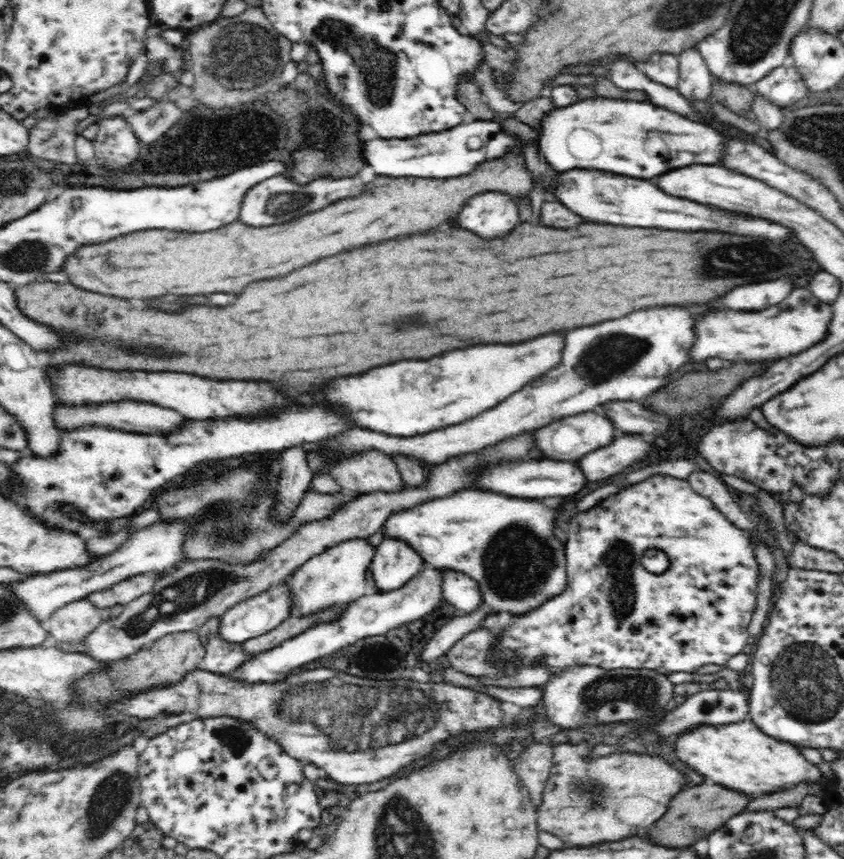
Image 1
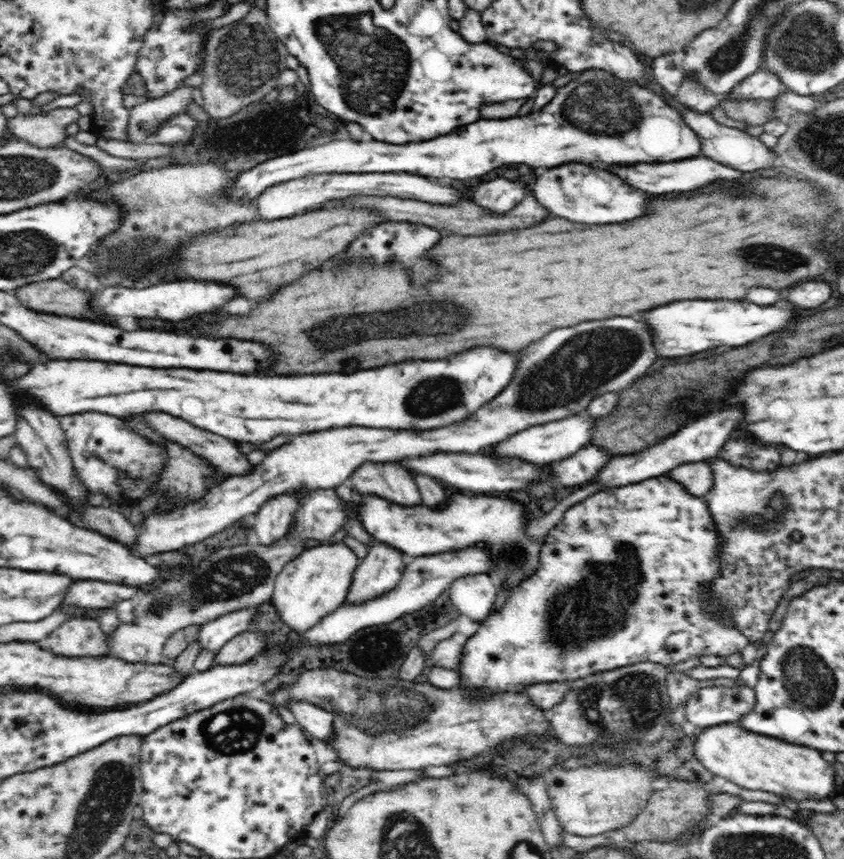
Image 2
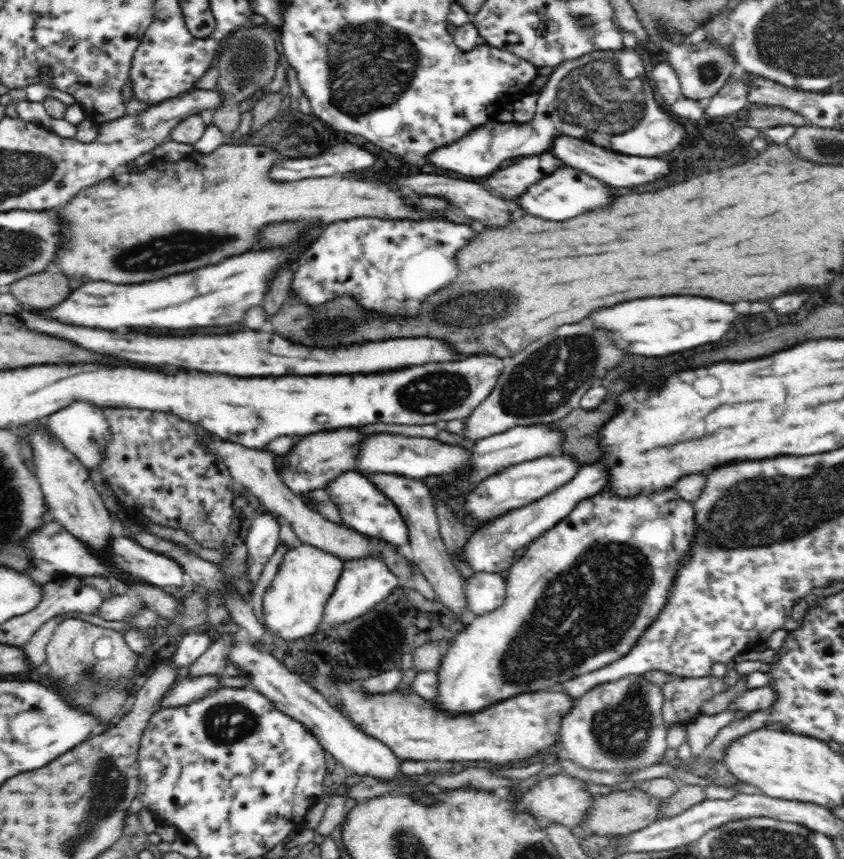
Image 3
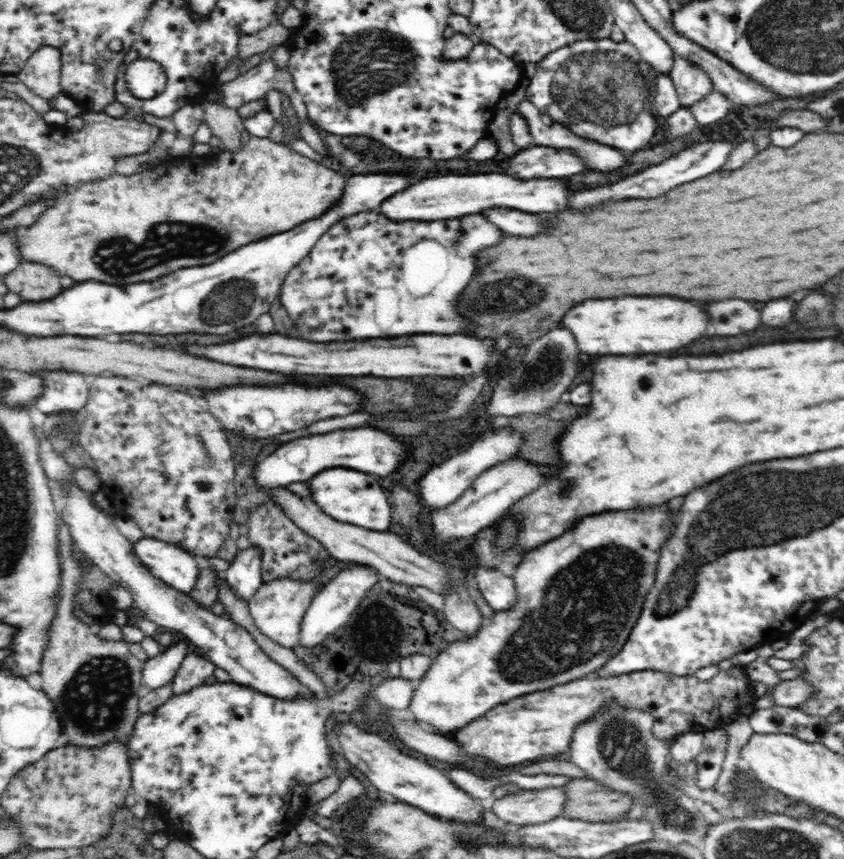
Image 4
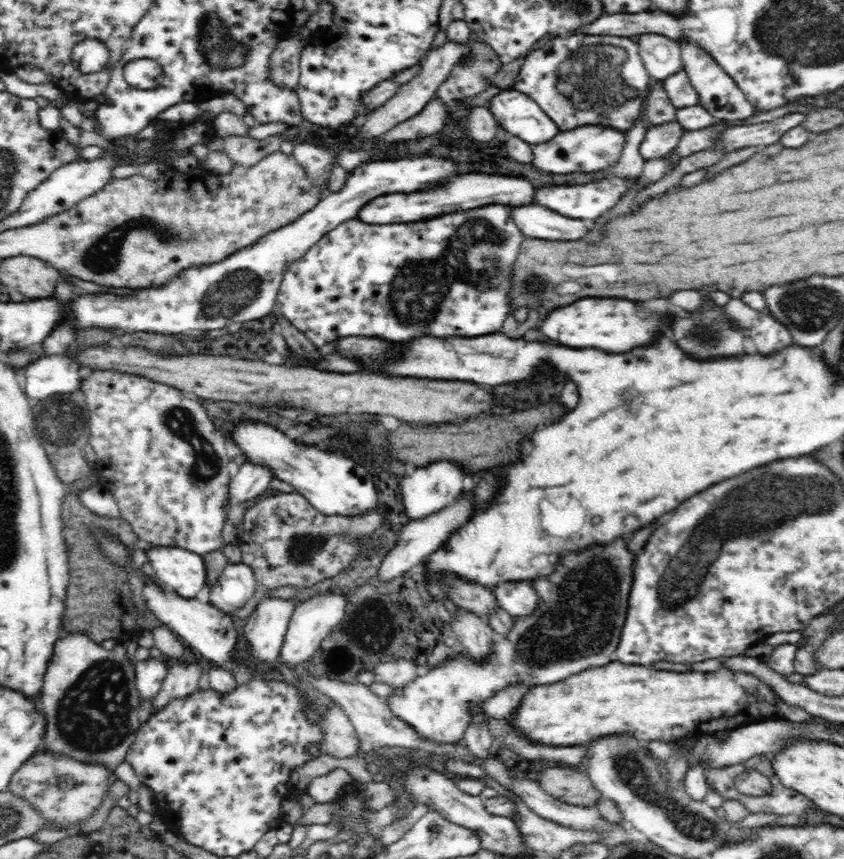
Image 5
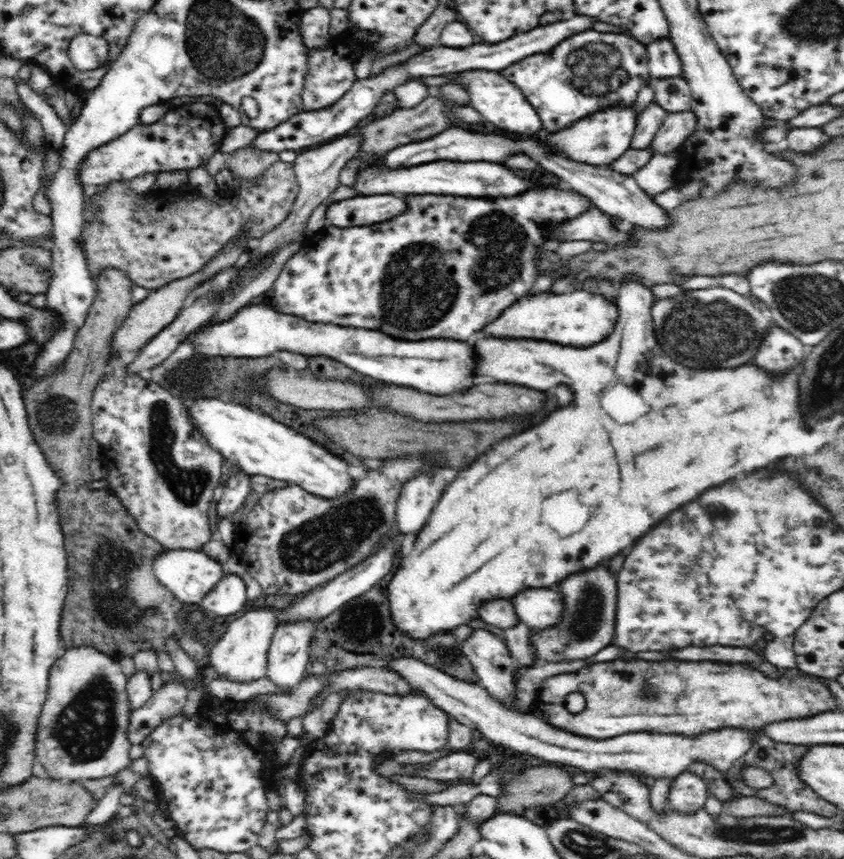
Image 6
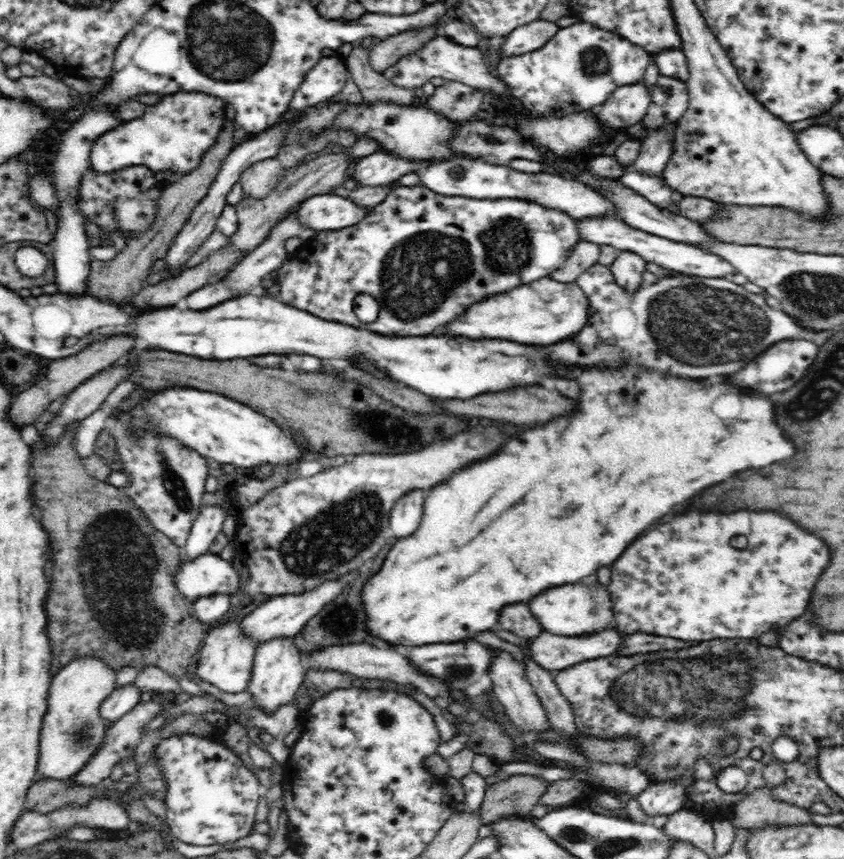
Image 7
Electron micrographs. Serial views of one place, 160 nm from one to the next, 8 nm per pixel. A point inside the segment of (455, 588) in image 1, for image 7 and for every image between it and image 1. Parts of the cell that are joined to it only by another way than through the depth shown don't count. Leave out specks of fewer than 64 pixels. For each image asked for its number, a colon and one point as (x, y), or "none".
2: (474, 595)
3: (485, 592)
4: (499, 591)
5: (518, 599)
6: (540, 609)
7: (573, 610)

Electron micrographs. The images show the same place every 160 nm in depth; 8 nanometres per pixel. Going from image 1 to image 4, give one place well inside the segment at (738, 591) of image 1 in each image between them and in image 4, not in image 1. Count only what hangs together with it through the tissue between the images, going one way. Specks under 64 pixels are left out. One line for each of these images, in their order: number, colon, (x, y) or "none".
2: (623, 578)
3: (584, 592)
4: (607, 564)

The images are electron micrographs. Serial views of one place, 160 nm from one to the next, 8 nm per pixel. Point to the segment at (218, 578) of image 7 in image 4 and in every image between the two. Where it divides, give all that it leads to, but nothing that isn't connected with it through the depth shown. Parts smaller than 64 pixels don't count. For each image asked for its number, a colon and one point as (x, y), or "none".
4: (175, 566)
5: (183, 572)
6: (188, 574)

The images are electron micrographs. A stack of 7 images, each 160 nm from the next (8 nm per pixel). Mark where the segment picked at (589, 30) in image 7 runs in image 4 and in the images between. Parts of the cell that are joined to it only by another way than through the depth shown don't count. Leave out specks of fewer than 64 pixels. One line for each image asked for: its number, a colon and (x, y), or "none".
4: (600, 89)
5: (579, 79)
6: (589, 72)

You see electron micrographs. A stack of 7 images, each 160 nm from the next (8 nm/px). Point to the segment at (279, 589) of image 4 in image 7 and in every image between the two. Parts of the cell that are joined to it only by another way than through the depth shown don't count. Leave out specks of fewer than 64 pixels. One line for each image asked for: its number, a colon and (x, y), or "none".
5: (267, 625)
6: (241, 653)
7: (225, 658)

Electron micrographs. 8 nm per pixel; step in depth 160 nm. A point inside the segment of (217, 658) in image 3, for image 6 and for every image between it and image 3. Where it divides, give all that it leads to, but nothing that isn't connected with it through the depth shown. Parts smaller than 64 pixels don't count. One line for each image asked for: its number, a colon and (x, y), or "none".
4: (195, 668)
5: (182, 679)
6: (170, 698)

